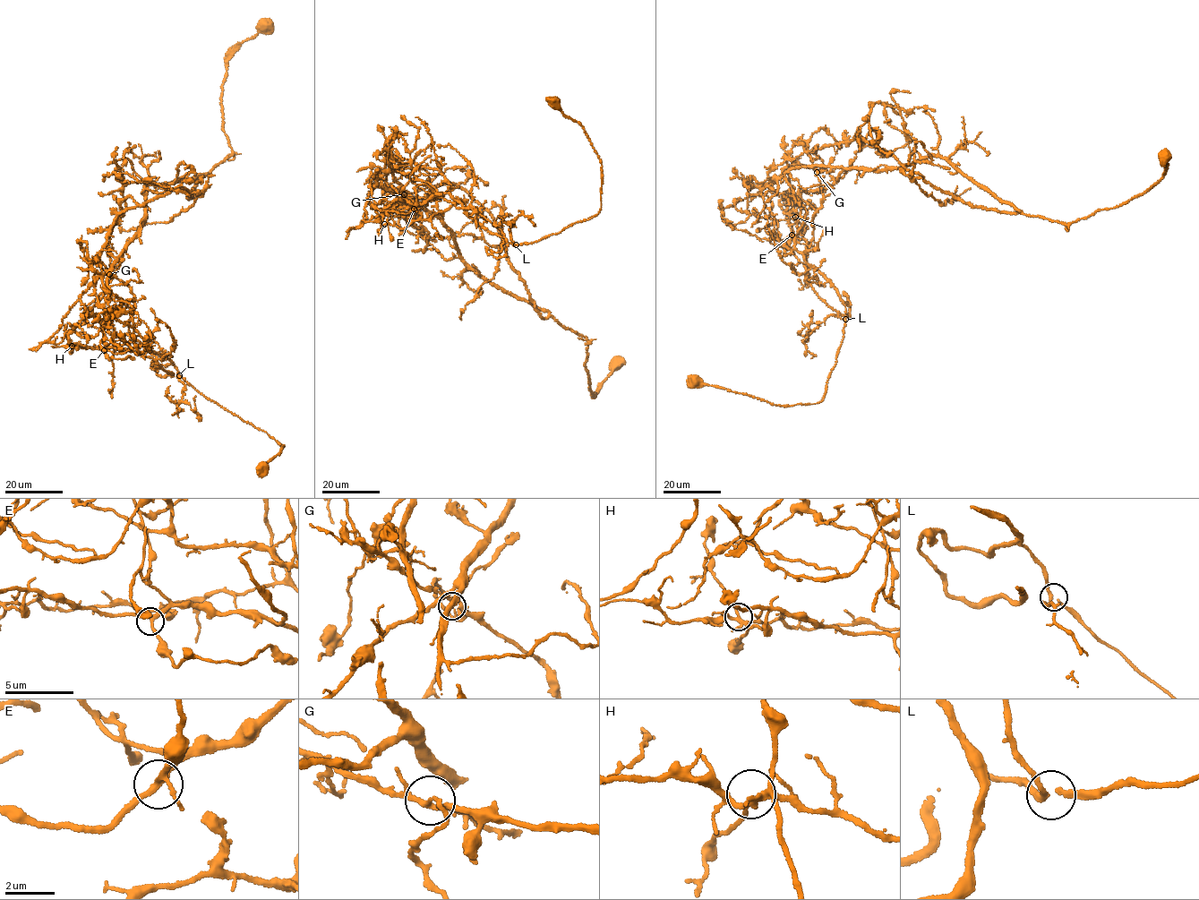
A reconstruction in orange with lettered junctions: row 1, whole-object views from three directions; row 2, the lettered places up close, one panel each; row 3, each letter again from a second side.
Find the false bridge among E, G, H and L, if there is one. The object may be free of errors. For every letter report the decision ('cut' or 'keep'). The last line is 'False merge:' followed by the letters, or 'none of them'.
E: keep
G: cut
H: keep
L: keep
False merge: G

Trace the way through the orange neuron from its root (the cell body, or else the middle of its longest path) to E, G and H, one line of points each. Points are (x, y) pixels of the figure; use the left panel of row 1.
E: (265, 25), (227, 62), (222, 122), (232, 154), (207, 175), (147, 186), (146, 218), (92, 309), (104, 350)
G: (265, 25), (227, 62), (232, 154), (193, 198), (183, 188), (123, 210), (96, 263), (109, 274)
H: (265, 25), (227, 62), (232, 154), (207, 175), (149, 183), (120, 267), (55, 345), (72, 346)

